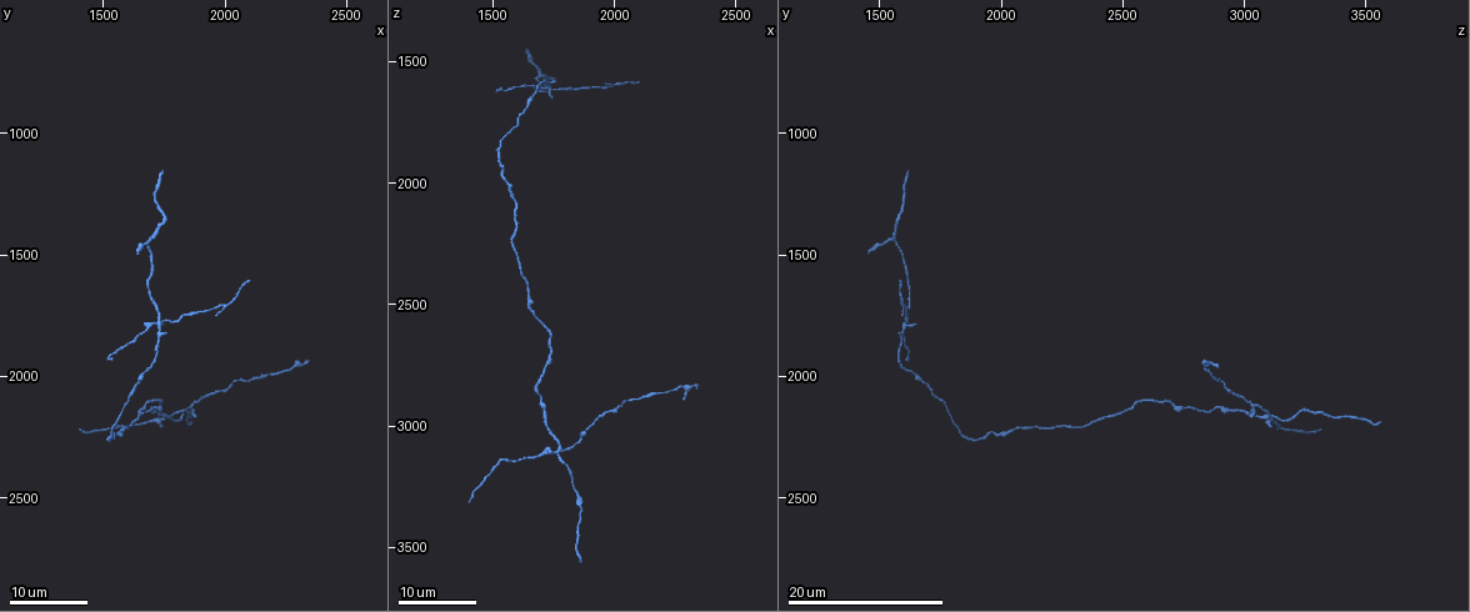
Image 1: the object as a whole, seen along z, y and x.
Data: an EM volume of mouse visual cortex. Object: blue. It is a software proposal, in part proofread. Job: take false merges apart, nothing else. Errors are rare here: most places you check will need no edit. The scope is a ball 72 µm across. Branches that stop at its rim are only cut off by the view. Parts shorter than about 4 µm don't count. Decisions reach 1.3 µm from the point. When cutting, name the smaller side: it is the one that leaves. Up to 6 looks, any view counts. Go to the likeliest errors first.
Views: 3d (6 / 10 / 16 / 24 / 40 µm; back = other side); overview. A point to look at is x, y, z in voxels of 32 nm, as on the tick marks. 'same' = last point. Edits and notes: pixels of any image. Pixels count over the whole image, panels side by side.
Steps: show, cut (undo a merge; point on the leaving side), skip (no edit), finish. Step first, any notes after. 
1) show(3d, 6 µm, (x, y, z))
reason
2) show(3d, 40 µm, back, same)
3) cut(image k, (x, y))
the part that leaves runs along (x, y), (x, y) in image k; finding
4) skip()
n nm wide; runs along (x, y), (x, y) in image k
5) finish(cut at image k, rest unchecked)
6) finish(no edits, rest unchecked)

show(3d, 16 µm, (1790, 2160, 3100))
four arms meet

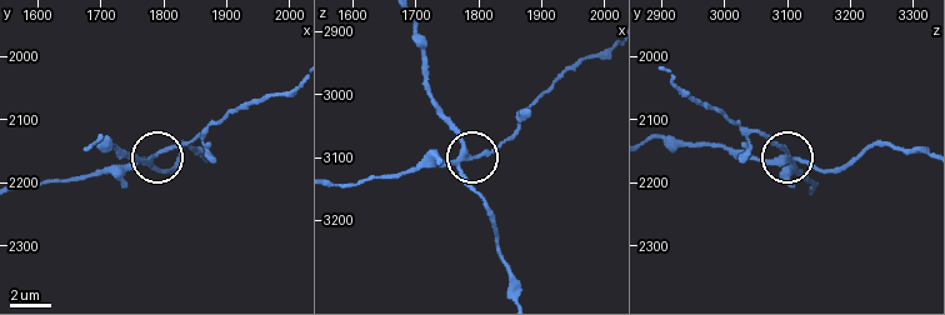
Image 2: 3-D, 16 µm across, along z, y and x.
show(3d, 6 µm, (1775, 2165, 3100))

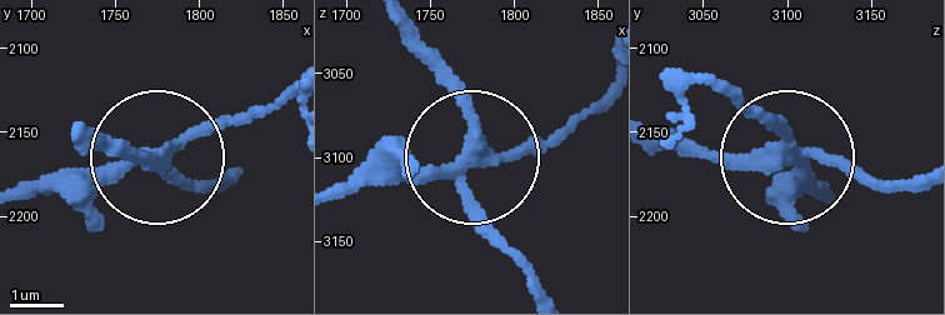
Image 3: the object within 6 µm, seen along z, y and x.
cut(image 3, (81, 189))
side arm 17 µm; the part that leaves runs along (790, 159), (768, 123), (696, 78) in image 3; a second neuron is stuck on

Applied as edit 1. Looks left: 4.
show(overview)

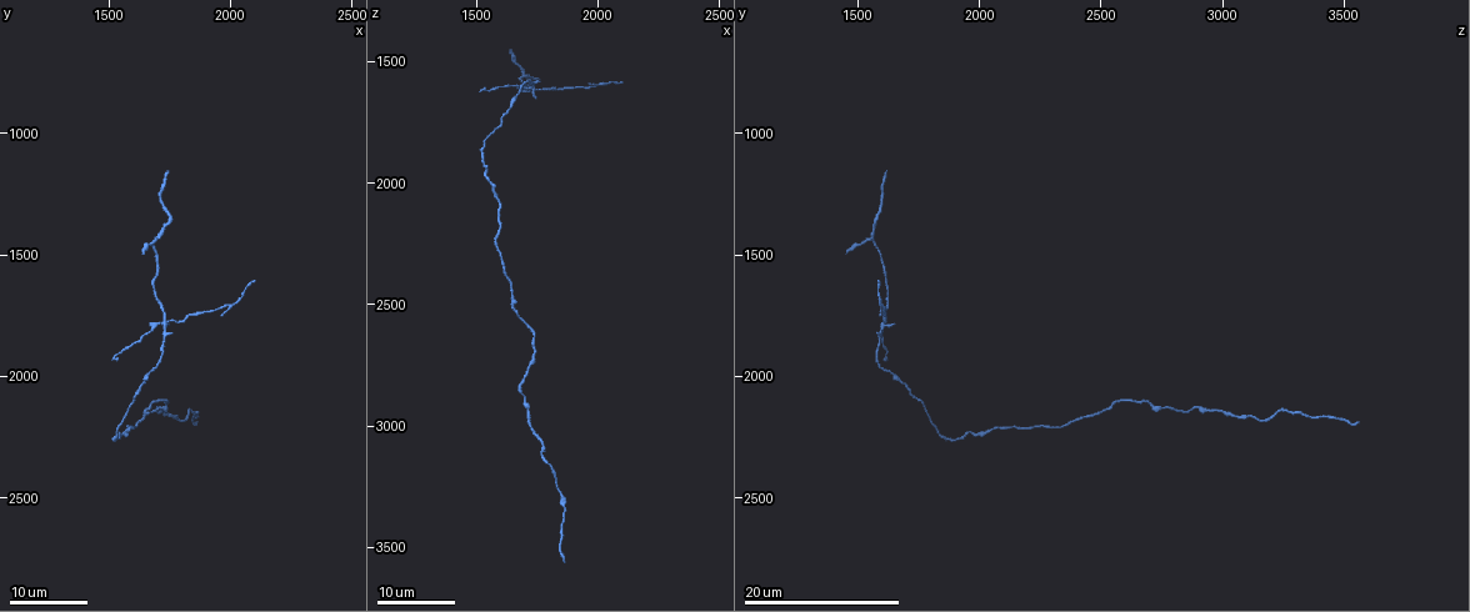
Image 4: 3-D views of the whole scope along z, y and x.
show(3d, 24 µm, (1740, 1770, 1600))
four or more arms meet

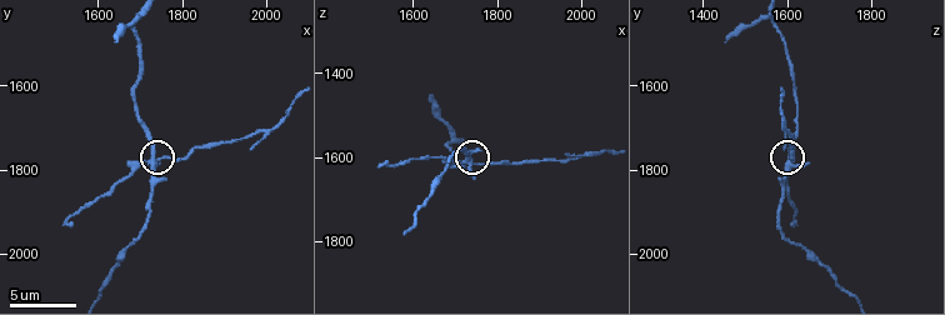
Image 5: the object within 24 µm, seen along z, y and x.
show(3d, 10 µm, (1740, 1775, 1615))

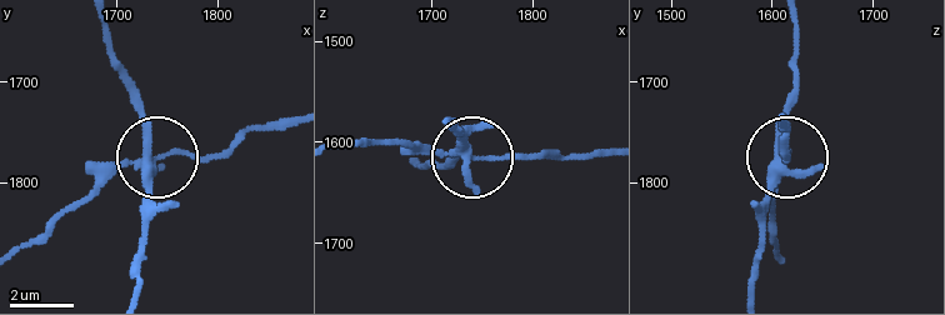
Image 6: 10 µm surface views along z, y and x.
cut(image 6, (103, 178))
side arm 14 µm; the part that leaves runs along (466, 156), (609, 156) in image 6; two neurons meet here

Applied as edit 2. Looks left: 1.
finish(cut at image 3, cut at image 6, rest unchecked)

